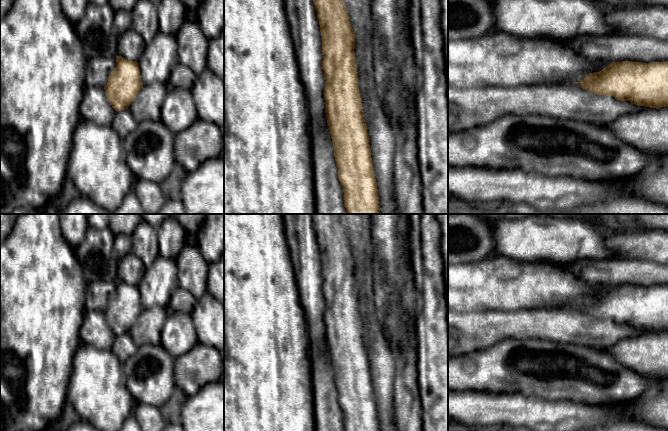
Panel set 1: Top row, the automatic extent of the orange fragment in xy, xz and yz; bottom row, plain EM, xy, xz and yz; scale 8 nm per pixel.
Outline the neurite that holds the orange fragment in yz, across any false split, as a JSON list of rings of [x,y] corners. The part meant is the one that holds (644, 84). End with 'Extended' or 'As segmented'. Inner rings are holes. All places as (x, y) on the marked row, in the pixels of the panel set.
[[[612,62],[609,66],[599,72],[593,72],[580,82],[555,82],[554,84],[564,84],[567,86],[578,86],[590,93],[597,95],[613,96],[620,101],[630,101],[631,103],[645,108],[668,107],[668,62]]]. Extended

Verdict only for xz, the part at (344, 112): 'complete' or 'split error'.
split error

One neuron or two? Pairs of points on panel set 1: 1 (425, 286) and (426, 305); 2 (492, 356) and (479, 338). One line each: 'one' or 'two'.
1: one
2: two

